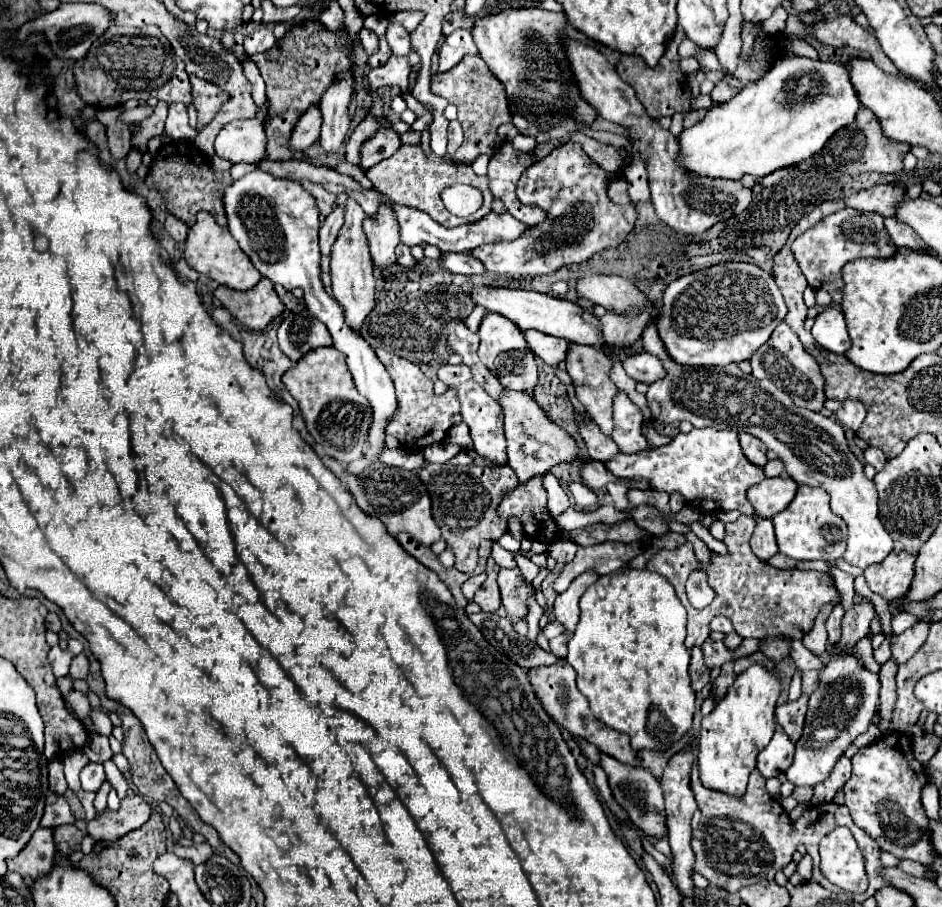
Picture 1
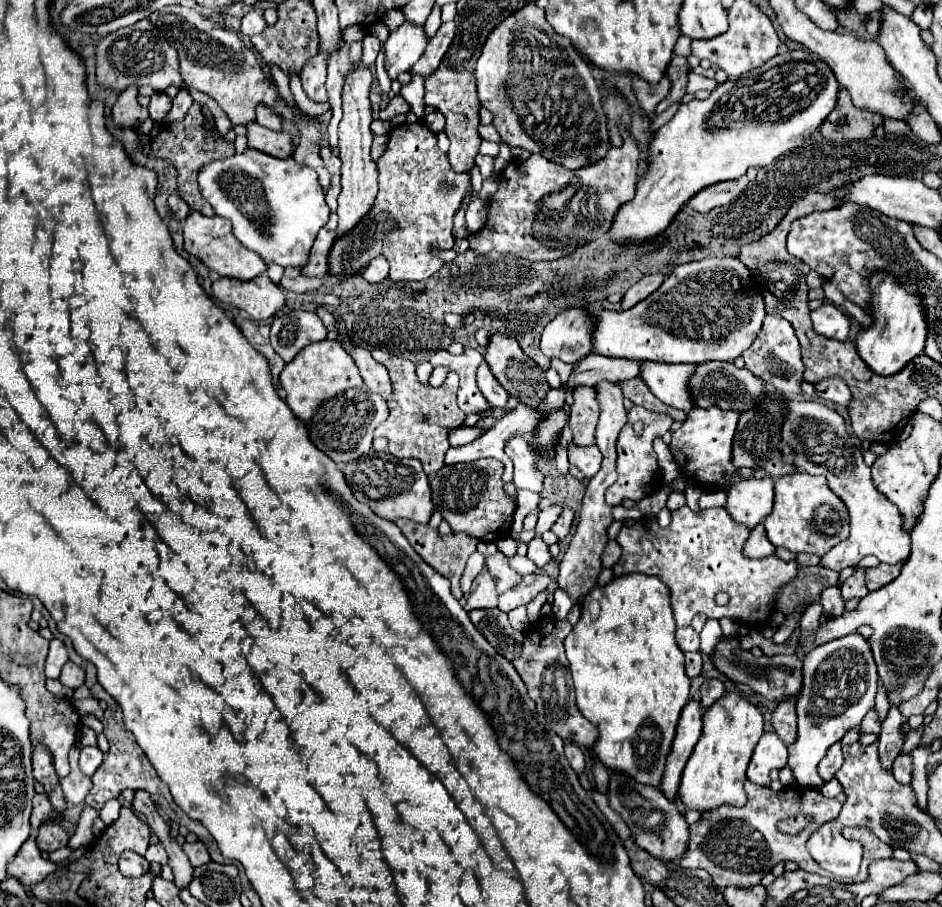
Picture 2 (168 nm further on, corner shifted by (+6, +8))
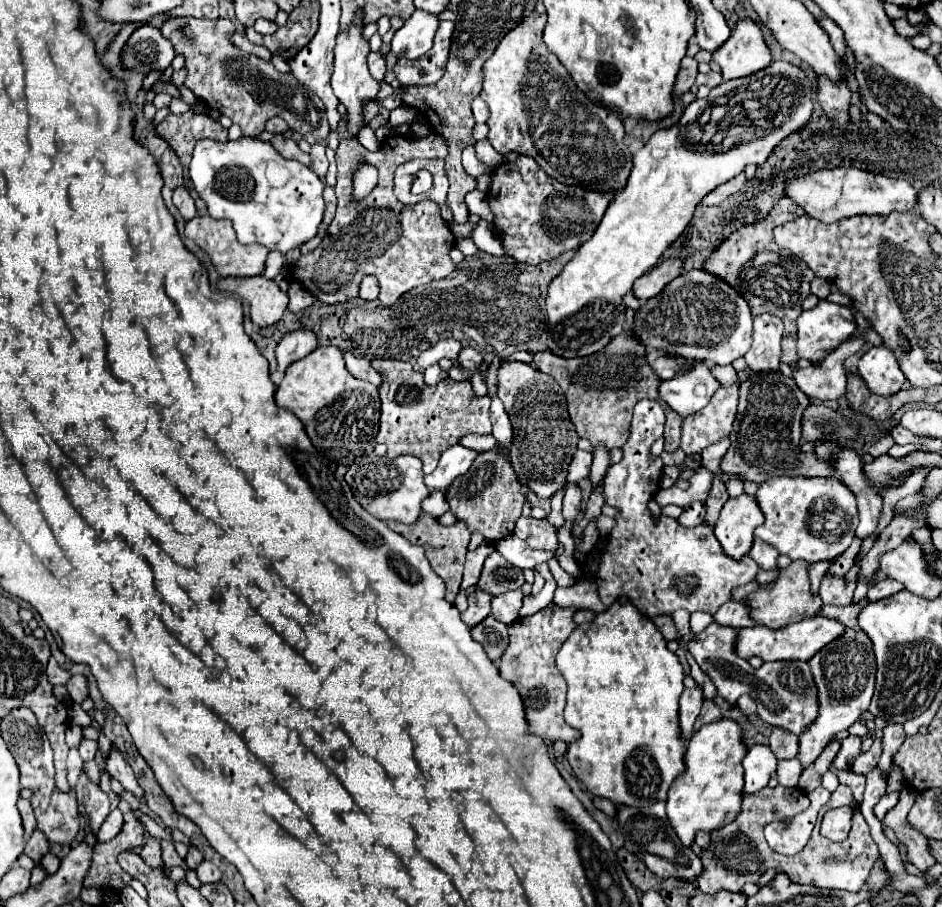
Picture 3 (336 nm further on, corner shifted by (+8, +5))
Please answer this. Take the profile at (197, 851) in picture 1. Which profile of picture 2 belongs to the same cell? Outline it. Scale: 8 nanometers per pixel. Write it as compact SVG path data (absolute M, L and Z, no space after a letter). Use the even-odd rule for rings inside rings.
M203 842L185 844L185 846L183 846L183 850L185 850L185 854L187 854L187 858L191 860L191 864L193 864L193 866L203 866L203 864L211 862L209 852L207 852L207 848L205 848L205 844L203 844Z

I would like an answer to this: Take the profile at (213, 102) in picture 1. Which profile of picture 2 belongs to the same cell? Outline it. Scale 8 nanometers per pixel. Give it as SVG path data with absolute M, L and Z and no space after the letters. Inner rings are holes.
M193 104L187 112L187 116L179 122L173 124L163 124L157 132L157 136L151 140L151 156L159 156L159 158L167 158L177 166L179 172L179 192L183 194L185 202L191 206L191 210L197 210L205 216L213 216L215 212L211 210L211 206L203 200L203 196L199 194L197 188L197 170L203 162L211 162L215 158L227 158L235 154L235 146L233 142L227 142L225 136L217 134L217 130L209 130L207 122L205 122L205 114L201 112L201 104Z

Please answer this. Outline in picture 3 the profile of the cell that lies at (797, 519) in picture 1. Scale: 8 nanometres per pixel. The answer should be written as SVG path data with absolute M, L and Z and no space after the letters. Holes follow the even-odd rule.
M775 477L761 483L755 497L765 513L765 523L755 529L755 535L773 545L781 555L803 561L829 561L839 557L853 541L857 529L857 507L853 495L845 491L845 485L841 485L837 477Z

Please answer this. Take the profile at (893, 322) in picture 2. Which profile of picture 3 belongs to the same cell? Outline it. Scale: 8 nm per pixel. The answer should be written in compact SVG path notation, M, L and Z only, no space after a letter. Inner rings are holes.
M887 345L871 347L859 359L859 375L865 379L871 393L895 395L907 385L907 377L899 367L899 357Z

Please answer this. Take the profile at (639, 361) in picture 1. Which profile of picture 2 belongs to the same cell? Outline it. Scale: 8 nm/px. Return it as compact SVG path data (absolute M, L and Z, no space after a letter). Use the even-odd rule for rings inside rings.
M645 362L641 370L641 378L661 402L685 412L691 412L695 408L691 402L691 390L687 390L691 374L695 374L695 364Z

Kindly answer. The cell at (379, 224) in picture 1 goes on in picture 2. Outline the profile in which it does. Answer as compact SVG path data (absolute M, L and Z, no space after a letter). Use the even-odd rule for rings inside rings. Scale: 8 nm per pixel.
M375 258L371 260L371 264L367 266L367 270L363 272L363 278L369 282L369 284L377 284L377 282L383 282L389 274L389 264L385 258Z

